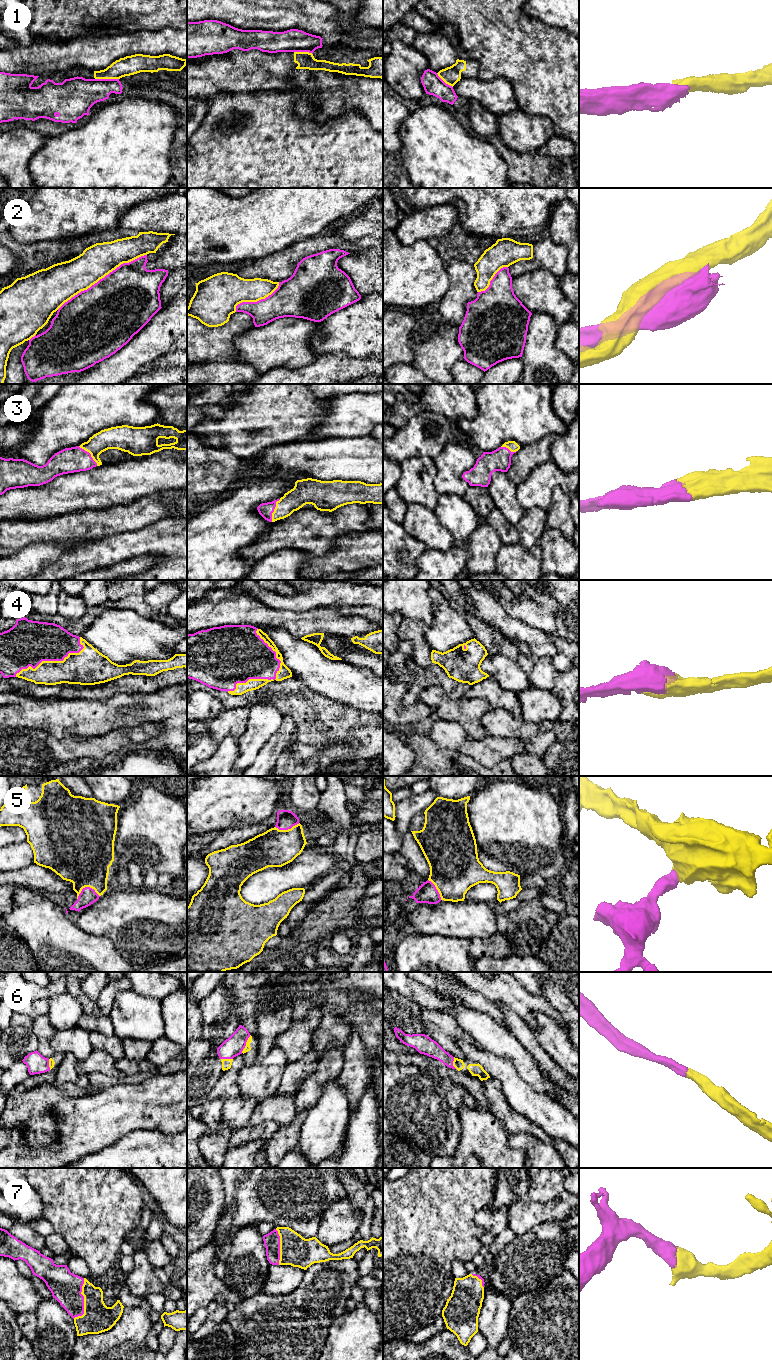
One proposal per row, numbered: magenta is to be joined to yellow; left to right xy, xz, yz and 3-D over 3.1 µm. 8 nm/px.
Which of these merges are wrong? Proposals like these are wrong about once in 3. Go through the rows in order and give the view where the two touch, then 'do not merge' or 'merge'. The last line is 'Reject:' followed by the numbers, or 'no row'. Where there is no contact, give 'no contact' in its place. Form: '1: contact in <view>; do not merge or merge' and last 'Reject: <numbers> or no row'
1: contact in xy; do not merge
2: contact in xy; do not merge
3: contact in xy; merge
4: contact in xz; merge
5: contact in xy; merge
6: contact in xz; merge
7: contact in xy; merge
Reject: 1, 2

